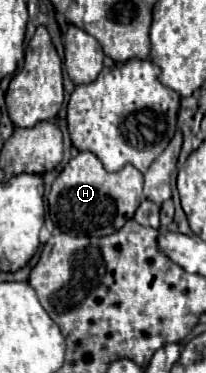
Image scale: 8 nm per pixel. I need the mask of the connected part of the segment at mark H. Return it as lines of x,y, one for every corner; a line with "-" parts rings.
79,152
69,160
51,186
49,216
57,230
65,234
107,236
133,218
141,200
141,188
143,174
135,166
127,164
119,172
107,172
95,154

